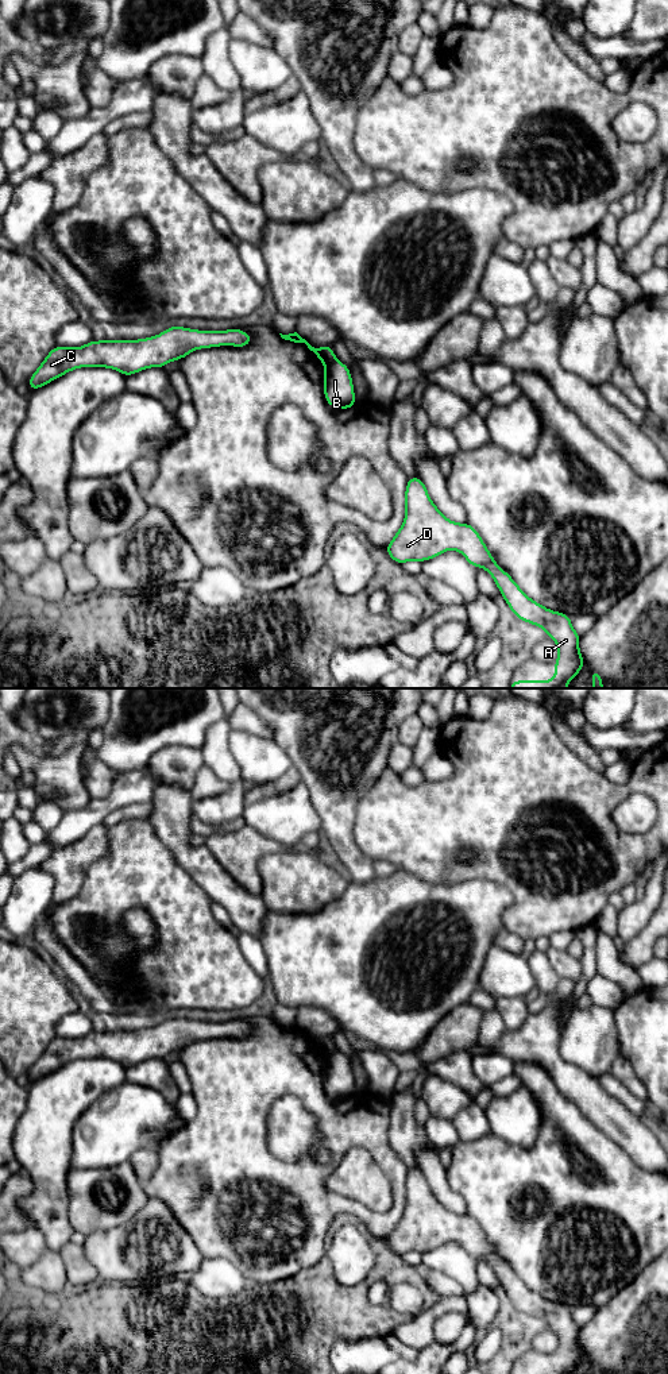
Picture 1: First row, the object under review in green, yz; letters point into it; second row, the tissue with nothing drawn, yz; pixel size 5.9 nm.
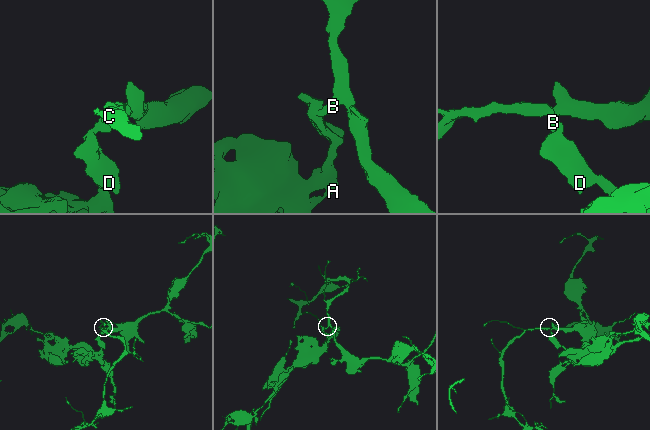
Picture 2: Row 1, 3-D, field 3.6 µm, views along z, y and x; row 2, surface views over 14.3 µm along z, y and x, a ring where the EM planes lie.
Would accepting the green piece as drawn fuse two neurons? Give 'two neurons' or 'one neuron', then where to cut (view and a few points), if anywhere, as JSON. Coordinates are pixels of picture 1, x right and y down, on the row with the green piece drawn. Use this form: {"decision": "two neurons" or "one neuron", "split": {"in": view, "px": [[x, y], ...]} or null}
{"decision": "two neurons", "split": {"in": "yz", "px": [[335, 359], [325, 365]]}}

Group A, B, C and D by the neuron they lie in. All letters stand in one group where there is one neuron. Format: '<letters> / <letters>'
A B D / C

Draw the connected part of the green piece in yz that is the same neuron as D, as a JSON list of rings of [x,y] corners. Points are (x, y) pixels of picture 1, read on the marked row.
[[[420,476],[408,478],[405,490],[405,520],[390,544],[385,548],[387,555],[399,566],[409,560],[430,560],[448,549],[459,551],[466,560],[474,567],[483,567],[494,579],[502,598],[509,605],[513,614],[528,624],[542,628],[548,637],[559,645],[559,657],[555,660],[553,680],[511,680],[510,688],[568,688],[567,683],[574,679],[584,667],[584,657],[579,652],[578,634],[571,625],[571,615],[552,611],[541,603],[532,601],[511,576],[503,571],[489,552],[478,530],[467,522],[457,524],[449,521],[432,502],[428,490]]]

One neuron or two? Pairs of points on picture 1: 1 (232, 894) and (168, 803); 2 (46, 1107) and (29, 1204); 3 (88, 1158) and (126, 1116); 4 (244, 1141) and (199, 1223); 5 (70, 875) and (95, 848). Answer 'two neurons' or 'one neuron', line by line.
1: one neuron
2: one neuron
3: one neuron
4: one neuron
5: one neuron

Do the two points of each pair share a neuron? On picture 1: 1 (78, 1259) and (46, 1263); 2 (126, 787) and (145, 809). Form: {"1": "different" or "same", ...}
{"1": "different", "2": "different"}

